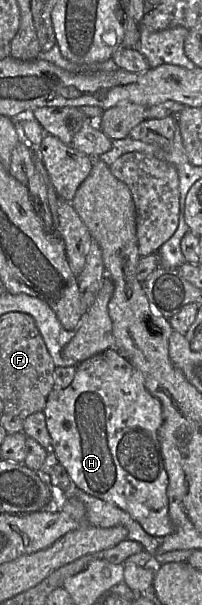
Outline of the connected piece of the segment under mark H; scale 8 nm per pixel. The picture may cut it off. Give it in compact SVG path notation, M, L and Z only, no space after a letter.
M108 349L79 363L72 383L64 389L55 387L43 412L52 438L51 450L77 488L120 507L151 536L162 539L173 532L168 515L168 475L158 438L162 407L146 389L141 374L117 349Z

